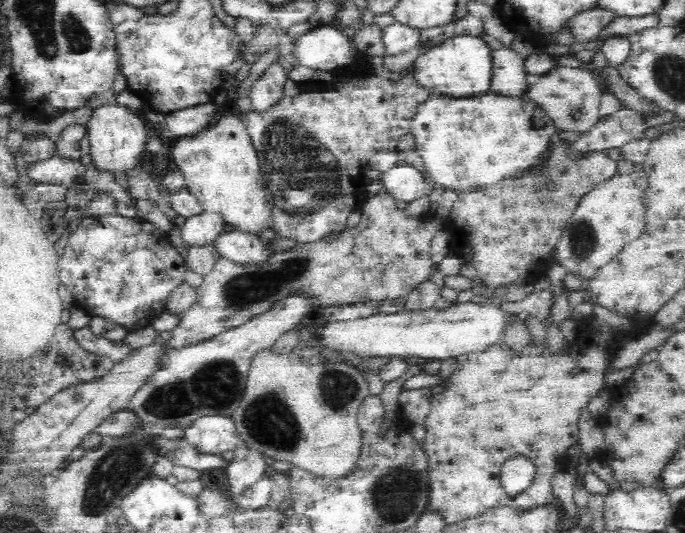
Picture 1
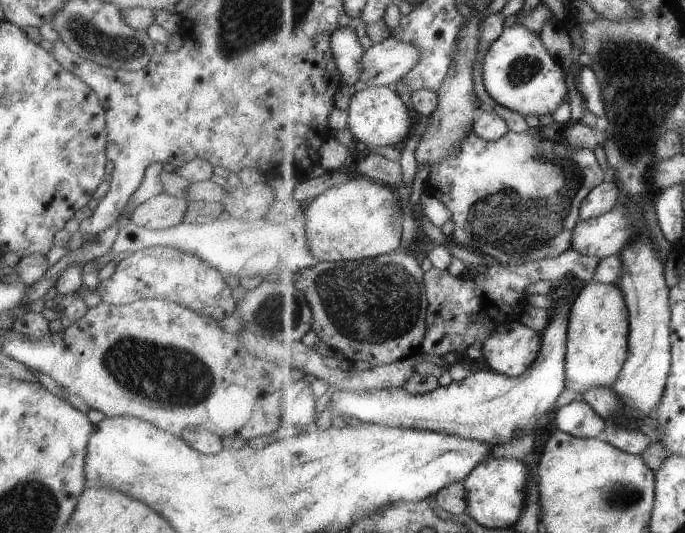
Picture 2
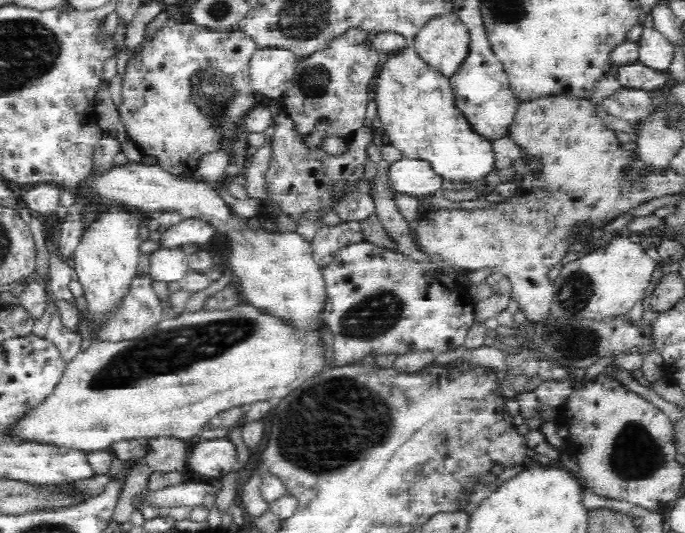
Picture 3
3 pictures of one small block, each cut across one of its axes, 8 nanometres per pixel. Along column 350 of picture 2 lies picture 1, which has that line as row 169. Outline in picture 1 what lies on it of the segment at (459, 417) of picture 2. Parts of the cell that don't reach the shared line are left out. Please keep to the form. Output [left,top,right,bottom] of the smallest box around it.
[381,161,428,203]

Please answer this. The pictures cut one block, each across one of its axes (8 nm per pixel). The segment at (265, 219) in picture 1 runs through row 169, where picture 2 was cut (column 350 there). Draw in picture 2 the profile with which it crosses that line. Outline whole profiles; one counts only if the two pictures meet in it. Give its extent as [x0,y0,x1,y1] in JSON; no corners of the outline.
[306,176,403,262]

